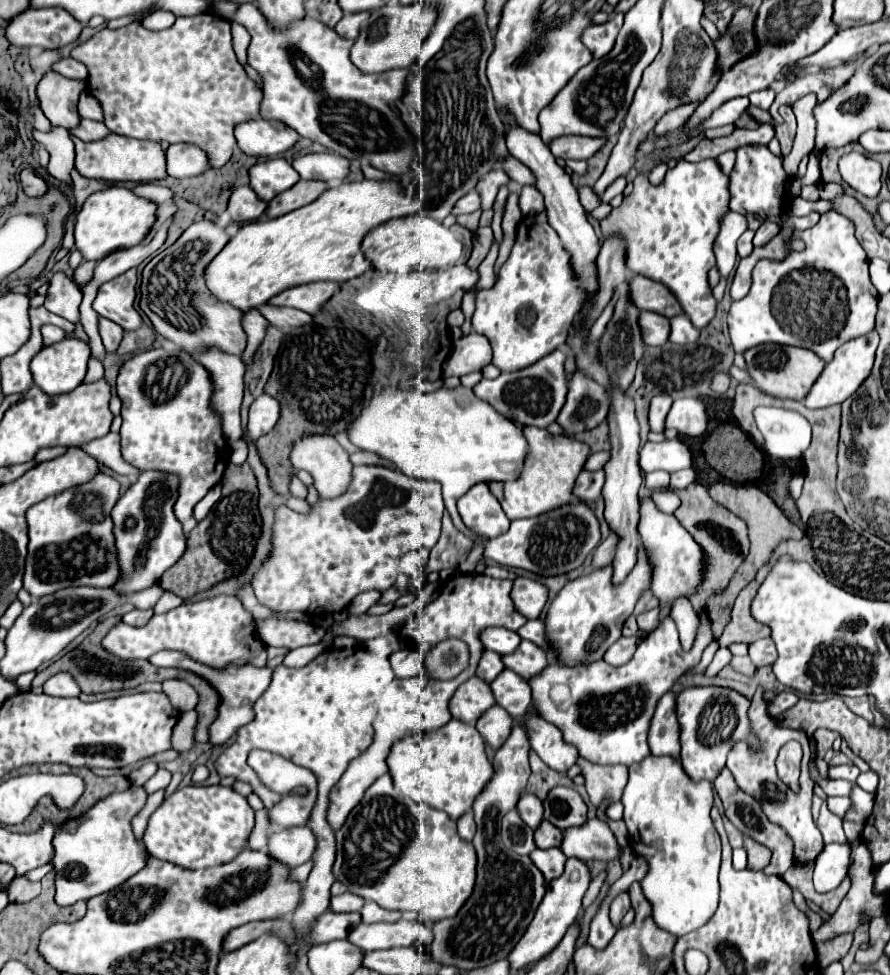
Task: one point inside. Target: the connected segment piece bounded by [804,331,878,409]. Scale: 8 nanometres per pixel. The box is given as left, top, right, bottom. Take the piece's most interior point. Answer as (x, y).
(852, 363)

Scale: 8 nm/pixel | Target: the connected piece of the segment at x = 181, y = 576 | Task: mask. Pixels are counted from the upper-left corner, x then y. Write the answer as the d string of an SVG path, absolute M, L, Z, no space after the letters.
M230 463L224 477L222 477L222 497L212 507L208 517L200 521L190 533L184 555L168 569L162 579L160 587L170 593L178 593L182 599L192 599L196 593L212 589L216 583L230 579L238 573L238 569L248 567L250 559L254 557L256 541L262 535L262 519L258 509L258 481L252 473L248 463L234 465Z

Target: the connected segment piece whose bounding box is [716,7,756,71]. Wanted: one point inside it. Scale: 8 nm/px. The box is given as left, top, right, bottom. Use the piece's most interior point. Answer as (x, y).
(738, 41)

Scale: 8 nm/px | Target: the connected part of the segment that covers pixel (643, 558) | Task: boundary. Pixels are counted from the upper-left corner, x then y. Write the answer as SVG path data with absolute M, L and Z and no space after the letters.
M640 545L640 555L636 567L630 571L622 585L612 583L612 565L600 567L596 571L586 571L578 579L570 581L552 601L546 615L546 635L558 651L560 663L576 665L586 661L598 661L604 657L606 649L616 643L622 635L624 621L632 615L640 595L650 589L652 583L652 561L648 559L646 547Z

